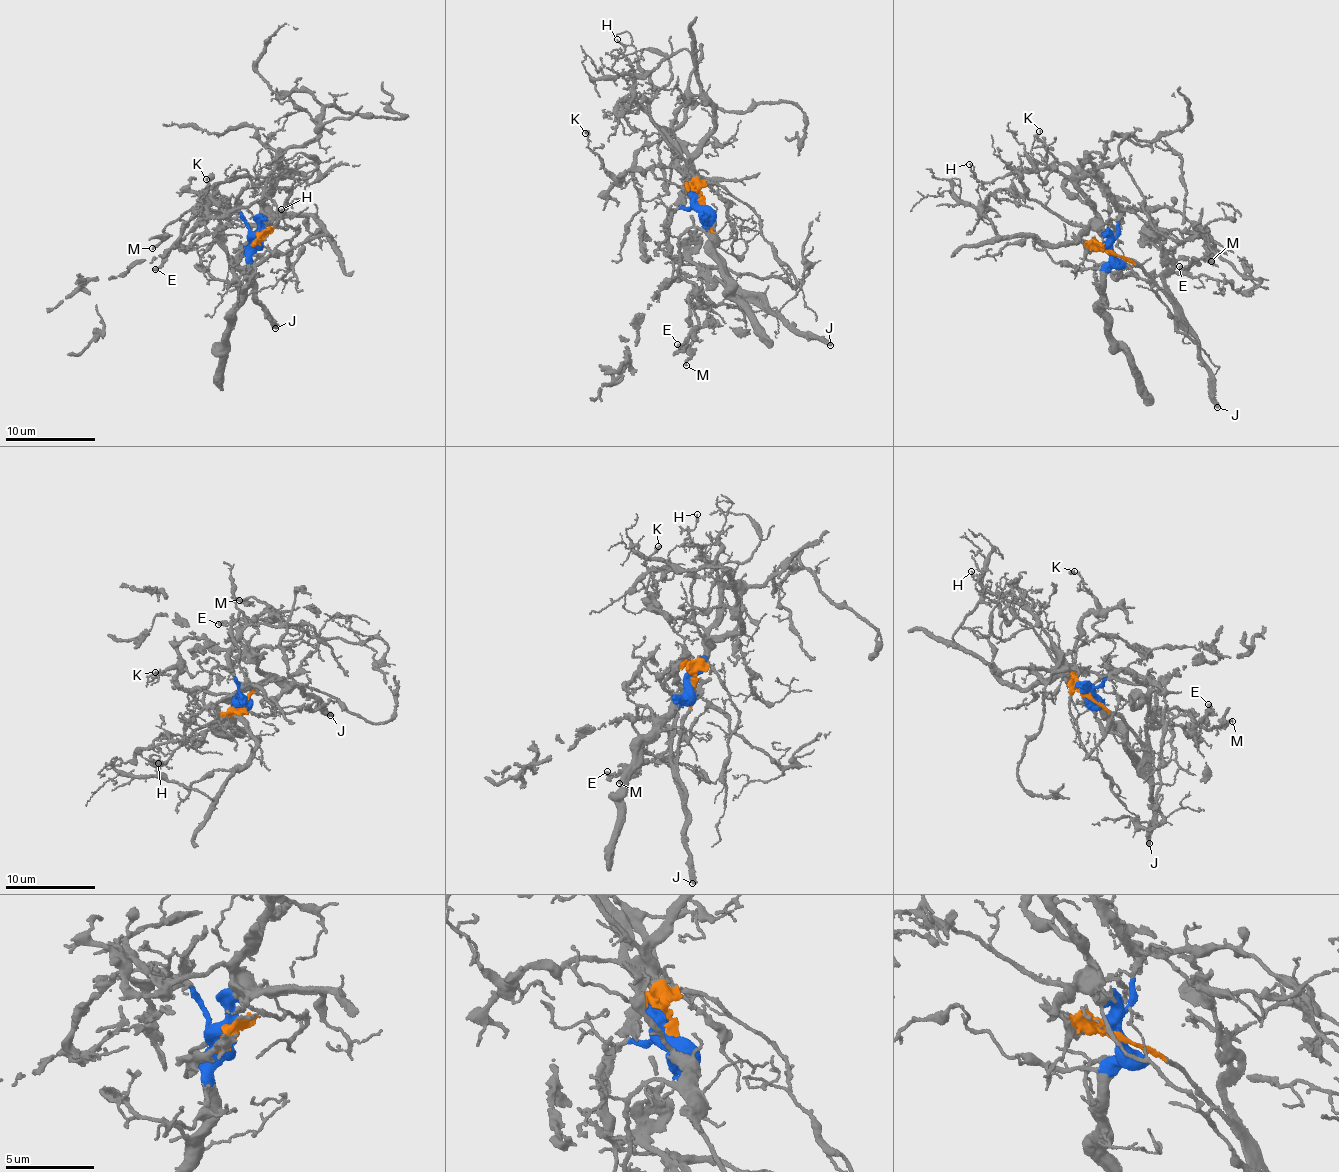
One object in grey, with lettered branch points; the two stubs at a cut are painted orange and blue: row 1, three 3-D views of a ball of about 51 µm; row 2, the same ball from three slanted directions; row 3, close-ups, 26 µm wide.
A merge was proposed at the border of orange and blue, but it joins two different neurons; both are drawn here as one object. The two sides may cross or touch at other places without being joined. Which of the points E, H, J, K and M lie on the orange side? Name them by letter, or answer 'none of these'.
E, J, M

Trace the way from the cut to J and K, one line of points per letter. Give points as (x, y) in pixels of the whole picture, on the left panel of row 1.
J: (256, 236), (243, 246), (238, 263), (252, 288), (252, 299), (264, 309), (264, 317), (276, 328)
K: (254, 237), (263, 206), (256, 202), (216, 218), (198, 203), (208, 185), (205, 178)

